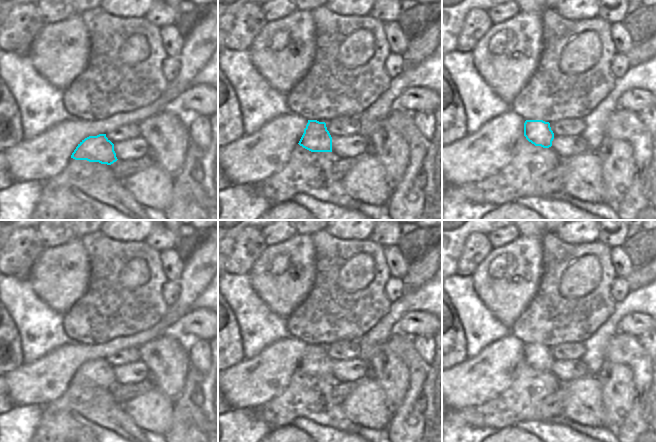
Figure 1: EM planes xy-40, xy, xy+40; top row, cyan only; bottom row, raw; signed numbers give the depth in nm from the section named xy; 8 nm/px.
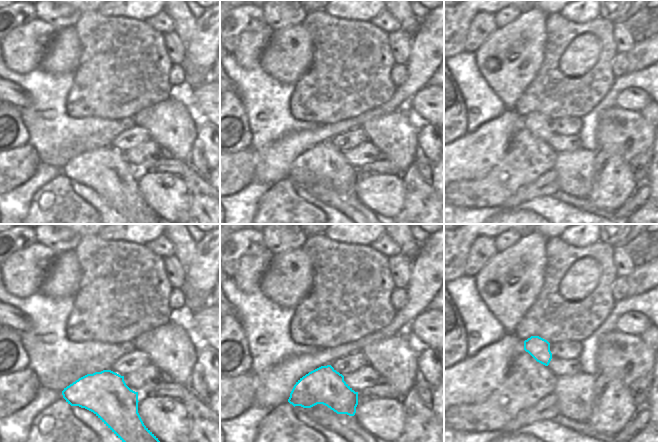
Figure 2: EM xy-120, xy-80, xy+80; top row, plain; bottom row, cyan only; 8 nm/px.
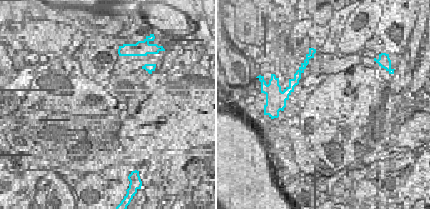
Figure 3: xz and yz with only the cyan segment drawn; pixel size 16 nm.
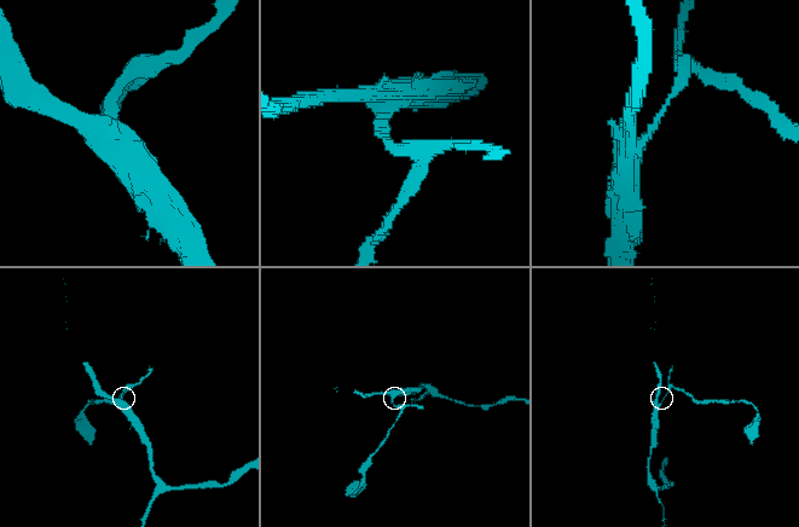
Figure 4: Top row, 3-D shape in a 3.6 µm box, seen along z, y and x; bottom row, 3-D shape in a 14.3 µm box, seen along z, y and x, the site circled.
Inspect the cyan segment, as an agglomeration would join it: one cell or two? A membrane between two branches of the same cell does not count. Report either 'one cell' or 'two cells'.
two cells

